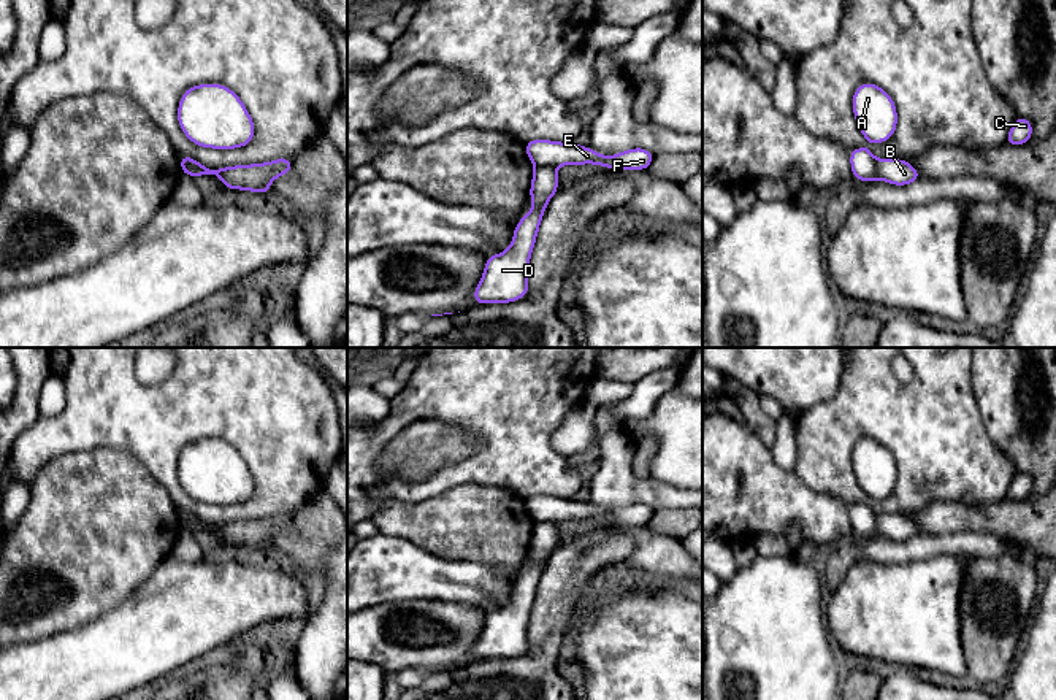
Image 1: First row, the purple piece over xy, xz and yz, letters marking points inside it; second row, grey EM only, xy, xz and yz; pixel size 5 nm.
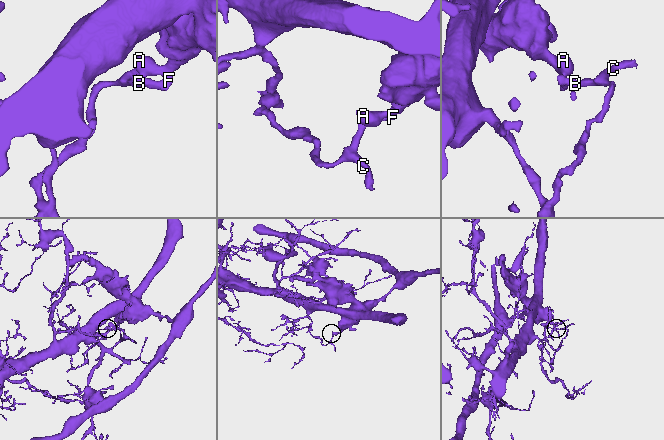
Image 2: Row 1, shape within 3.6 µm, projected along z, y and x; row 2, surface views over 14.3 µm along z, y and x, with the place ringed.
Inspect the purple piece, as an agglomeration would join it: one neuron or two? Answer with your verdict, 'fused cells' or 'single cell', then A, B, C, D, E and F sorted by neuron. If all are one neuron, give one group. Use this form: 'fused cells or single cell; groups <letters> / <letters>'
fused cells; groups A E F / B C D

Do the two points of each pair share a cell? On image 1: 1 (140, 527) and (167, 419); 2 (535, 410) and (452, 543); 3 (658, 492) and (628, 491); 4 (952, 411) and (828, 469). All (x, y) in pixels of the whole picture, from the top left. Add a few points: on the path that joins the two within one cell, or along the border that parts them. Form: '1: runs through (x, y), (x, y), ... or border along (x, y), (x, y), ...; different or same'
1: border along (126, 451), (165, 489), (175, 507); different
2: border along (452, 488), (501, 486), (522, 499); different
3: runs through (650, 492), (636, 491); same
4: runs through (918, 415), (869, 415), (849, 435); same

